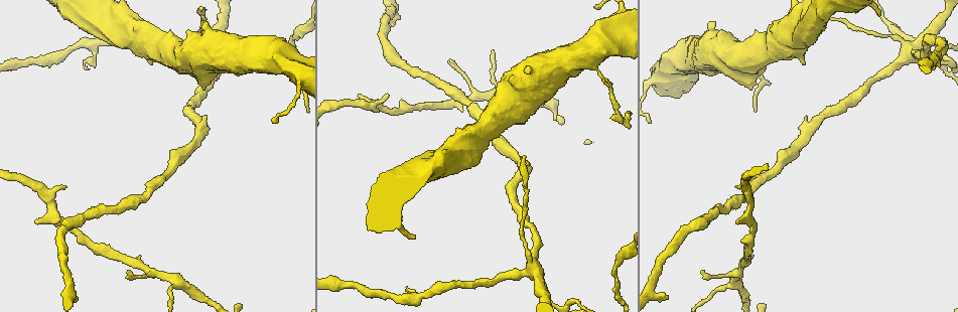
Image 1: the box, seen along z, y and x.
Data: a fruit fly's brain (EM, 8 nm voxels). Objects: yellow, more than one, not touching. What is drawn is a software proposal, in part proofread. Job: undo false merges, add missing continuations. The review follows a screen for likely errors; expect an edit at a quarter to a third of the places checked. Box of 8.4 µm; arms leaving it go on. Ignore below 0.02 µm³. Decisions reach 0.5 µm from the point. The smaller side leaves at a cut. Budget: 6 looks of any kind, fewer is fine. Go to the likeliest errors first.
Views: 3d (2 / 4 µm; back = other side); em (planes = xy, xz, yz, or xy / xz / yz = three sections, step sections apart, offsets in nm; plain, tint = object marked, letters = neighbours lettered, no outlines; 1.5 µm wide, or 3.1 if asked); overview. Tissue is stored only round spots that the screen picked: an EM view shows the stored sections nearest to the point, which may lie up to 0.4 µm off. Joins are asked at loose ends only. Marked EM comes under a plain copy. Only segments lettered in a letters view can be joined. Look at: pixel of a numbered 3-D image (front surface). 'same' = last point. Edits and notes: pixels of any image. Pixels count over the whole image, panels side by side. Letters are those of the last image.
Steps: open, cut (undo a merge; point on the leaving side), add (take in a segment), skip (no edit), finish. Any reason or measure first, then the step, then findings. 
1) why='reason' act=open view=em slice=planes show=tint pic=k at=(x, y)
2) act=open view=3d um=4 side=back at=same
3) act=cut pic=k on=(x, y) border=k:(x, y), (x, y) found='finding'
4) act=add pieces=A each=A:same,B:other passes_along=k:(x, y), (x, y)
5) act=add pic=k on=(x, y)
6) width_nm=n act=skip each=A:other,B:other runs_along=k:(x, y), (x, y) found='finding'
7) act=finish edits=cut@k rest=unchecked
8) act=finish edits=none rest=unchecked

why='free end' act=open view=em slice=xy step=4 show=tint pic=1 at=(406, 290)

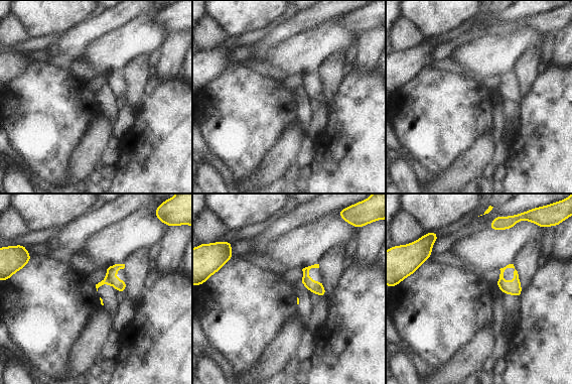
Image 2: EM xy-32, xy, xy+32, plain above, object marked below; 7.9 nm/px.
act=open view=em slice=planes show=letters at=same

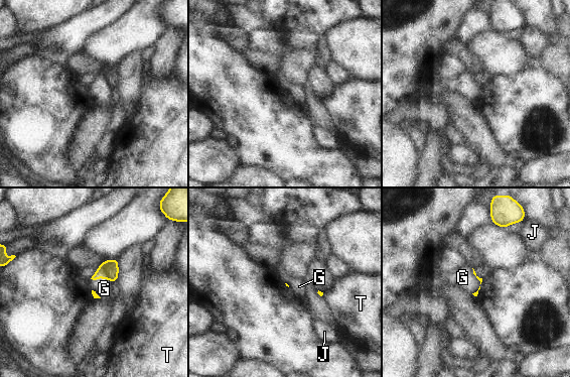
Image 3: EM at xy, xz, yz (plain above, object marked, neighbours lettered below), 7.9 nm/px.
act=skip each=G:other,J:other,T:other found='no lettered segment goes on from it'

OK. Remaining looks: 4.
why='stops while still wide' act=open view=3d um=4 pic=1 at=(751, 90)

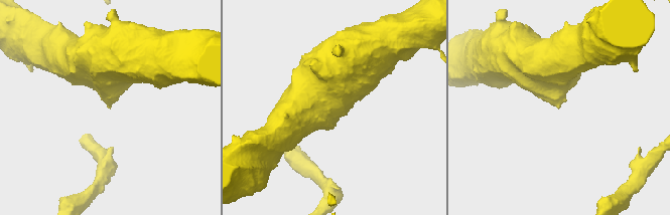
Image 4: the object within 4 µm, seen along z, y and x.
act=open view=em slice=planes show=tint pic=4 at=(559, 106)

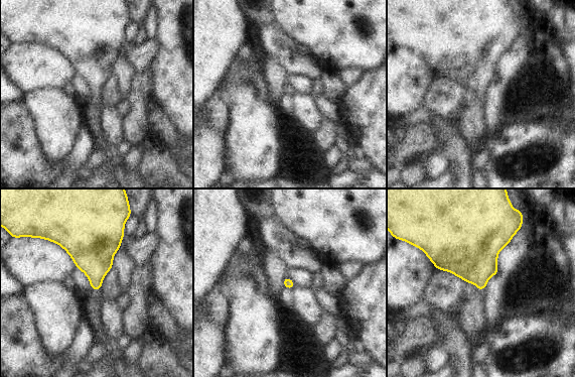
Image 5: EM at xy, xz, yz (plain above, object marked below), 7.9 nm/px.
why='see the neighbours' act=open view=em slice=planes show=letters at=same

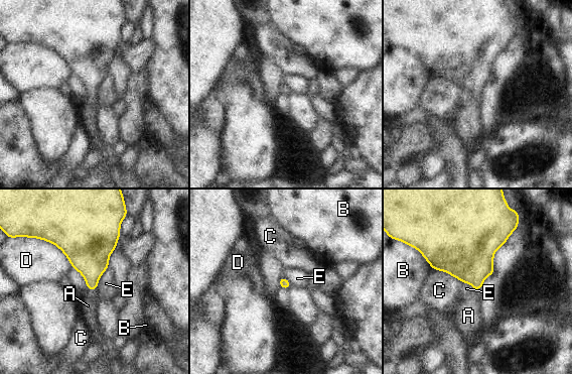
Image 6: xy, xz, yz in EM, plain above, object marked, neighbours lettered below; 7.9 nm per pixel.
longest_contact=D:340nm act=add pieces=A each=A:same,B:other,C:other,D:other,E:other passes_along=6:(91, 258), (91, 289), (88, 305) found='it goes on there'

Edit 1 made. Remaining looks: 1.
act=finish edits=add@6 rest=unchecked

